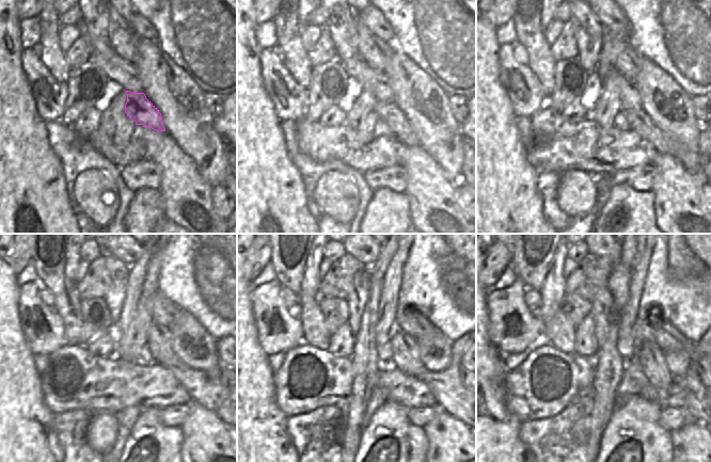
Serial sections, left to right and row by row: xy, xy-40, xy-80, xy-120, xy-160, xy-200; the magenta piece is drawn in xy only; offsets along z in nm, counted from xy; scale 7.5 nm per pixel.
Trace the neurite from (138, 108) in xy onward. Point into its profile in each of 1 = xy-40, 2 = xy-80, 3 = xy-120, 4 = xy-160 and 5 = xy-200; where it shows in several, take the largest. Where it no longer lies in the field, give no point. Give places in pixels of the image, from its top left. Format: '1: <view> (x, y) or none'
1: xy-40 (388, 113)
2: xy-80 (636, 120)
3: xy-120 (204, 387)
4: xy-160 (445, 386)
5: xy-200 (690, 381)

